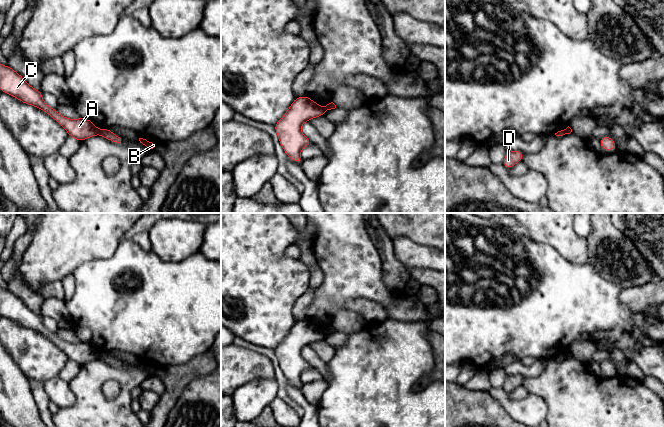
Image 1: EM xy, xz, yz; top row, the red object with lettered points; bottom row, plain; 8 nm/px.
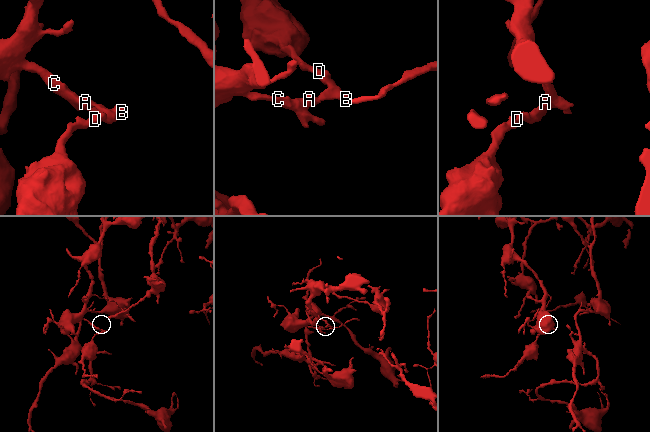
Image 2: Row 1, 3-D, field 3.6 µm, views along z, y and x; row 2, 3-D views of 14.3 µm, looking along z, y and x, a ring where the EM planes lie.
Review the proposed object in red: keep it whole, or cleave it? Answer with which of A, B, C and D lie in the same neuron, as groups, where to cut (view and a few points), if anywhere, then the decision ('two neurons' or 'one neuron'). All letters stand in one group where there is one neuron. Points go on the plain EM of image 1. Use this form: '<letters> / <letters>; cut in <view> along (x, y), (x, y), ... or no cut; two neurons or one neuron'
A C / B D; cut in xy along (100, 353), (98, 357); two neurons

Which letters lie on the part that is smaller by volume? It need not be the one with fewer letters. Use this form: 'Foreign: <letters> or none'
Foreign: B, D

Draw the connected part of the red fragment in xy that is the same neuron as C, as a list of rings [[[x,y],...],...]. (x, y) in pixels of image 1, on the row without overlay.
[[[0,287],[0,315],[5,316],[21,326],[35,330],[49,338],[77,365],[81,366],[99,358],[99,354],[90,343],[68,343],[49,331],[42,322],[42,316],[31,311],[23,301],[9,290]]]

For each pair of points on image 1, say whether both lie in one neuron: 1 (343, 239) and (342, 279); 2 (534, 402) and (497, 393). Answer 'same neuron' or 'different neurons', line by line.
1: same neuron
2: same neuron

